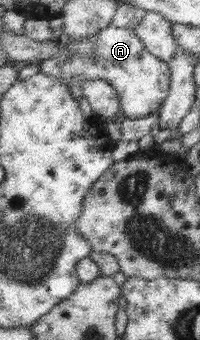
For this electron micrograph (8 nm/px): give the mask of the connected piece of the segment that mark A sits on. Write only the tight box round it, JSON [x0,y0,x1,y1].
[38,24,171,119]

